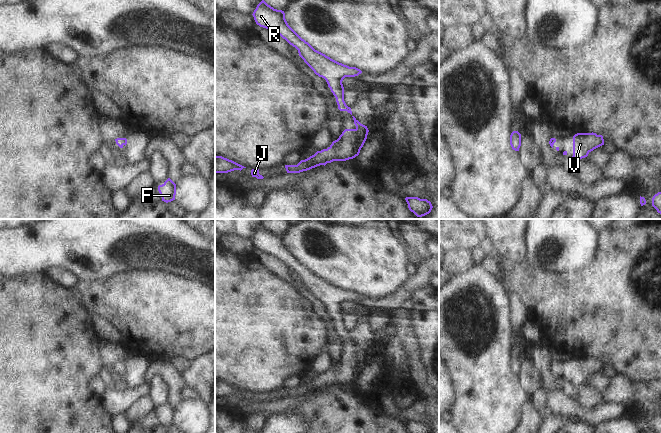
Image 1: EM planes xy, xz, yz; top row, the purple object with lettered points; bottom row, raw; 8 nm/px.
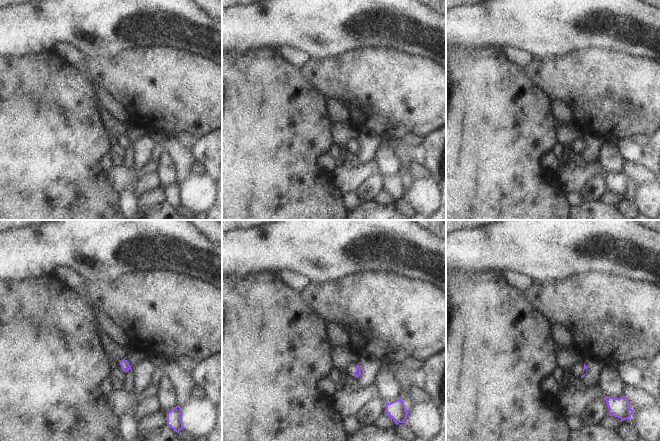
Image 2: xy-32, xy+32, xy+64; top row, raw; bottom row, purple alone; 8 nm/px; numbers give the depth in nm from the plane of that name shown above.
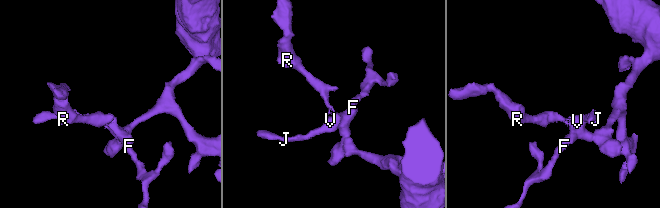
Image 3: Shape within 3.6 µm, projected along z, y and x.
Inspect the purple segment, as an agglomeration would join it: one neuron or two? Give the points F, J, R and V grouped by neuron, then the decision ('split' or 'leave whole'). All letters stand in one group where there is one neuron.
F J R V; leave whole

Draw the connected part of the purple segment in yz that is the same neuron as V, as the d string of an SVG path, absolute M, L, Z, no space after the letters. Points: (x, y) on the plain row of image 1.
M577 357L573 360L573 384L580 384L588 380L594 373L604 369L602 359L596 357Z

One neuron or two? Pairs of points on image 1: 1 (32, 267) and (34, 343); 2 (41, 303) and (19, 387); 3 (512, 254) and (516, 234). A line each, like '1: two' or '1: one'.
1: two
2: one
3: one

